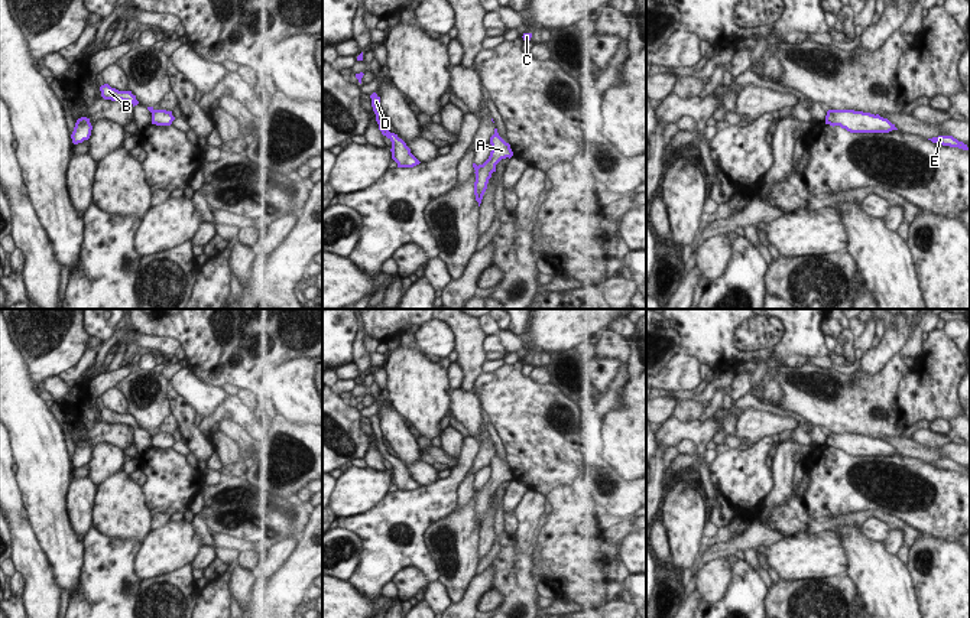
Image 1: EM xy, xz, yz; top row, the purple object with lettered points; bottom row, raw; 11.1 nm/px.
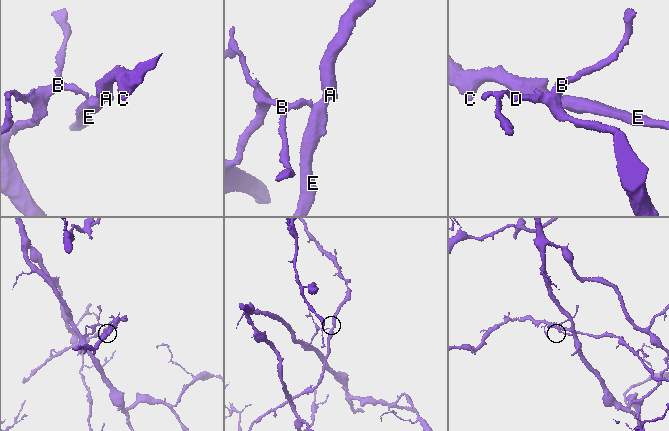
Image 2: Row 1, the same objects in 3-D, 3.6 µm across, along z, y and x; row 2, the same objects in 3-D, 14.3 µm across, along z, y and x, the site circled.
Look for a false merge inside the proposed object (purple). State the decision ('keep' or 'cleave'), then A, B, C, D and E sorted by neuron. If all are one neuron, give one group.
cleave; groups A C E / B D

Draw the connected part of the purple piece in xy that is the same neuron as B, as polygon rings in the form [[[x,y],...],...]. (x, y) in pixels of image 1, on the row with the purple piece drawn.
[[[108,84],[101,85],[100,91],[104,100],[111,100],[111,101],[121,100],[121,101],[132,103],[133,107],[139,104],[136,95],[133,95],[132,91],[119,91],[116,88],[111,88]]]

